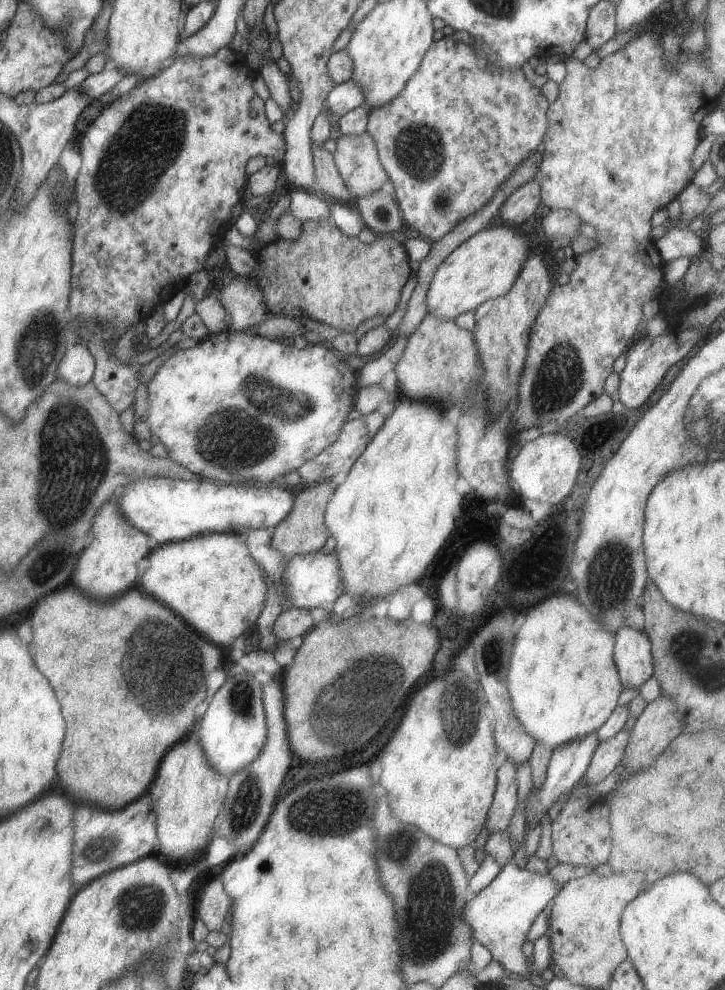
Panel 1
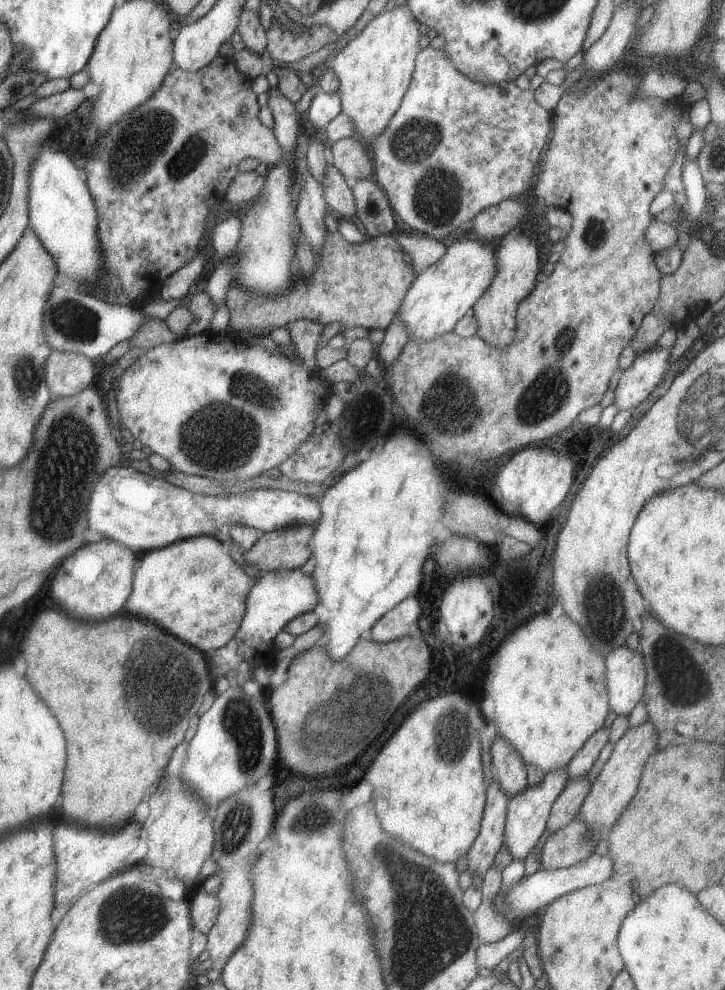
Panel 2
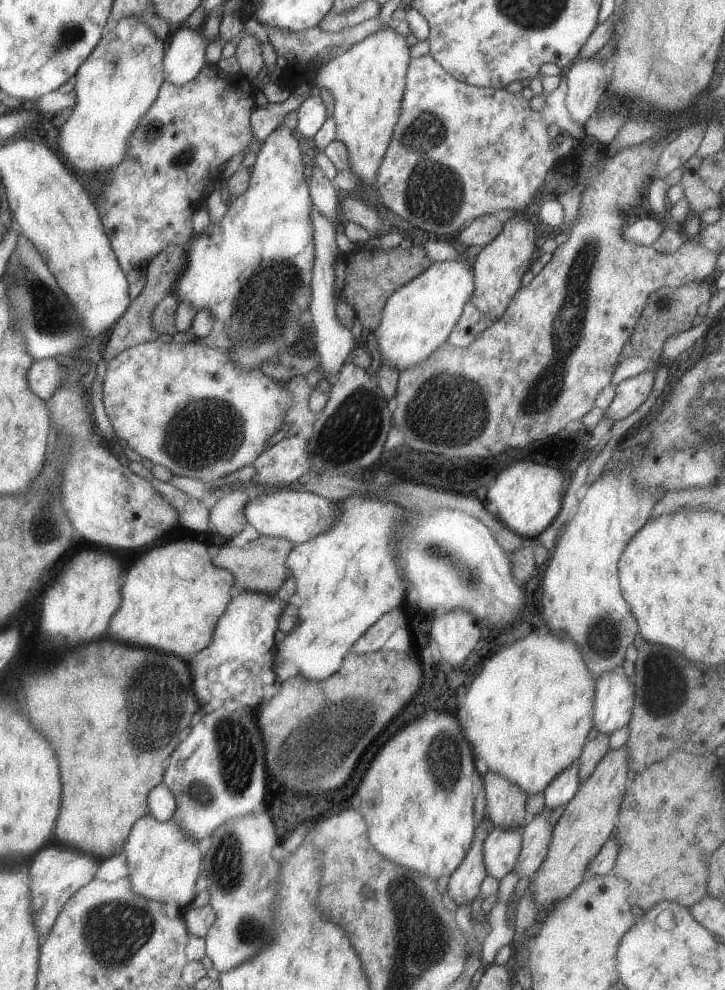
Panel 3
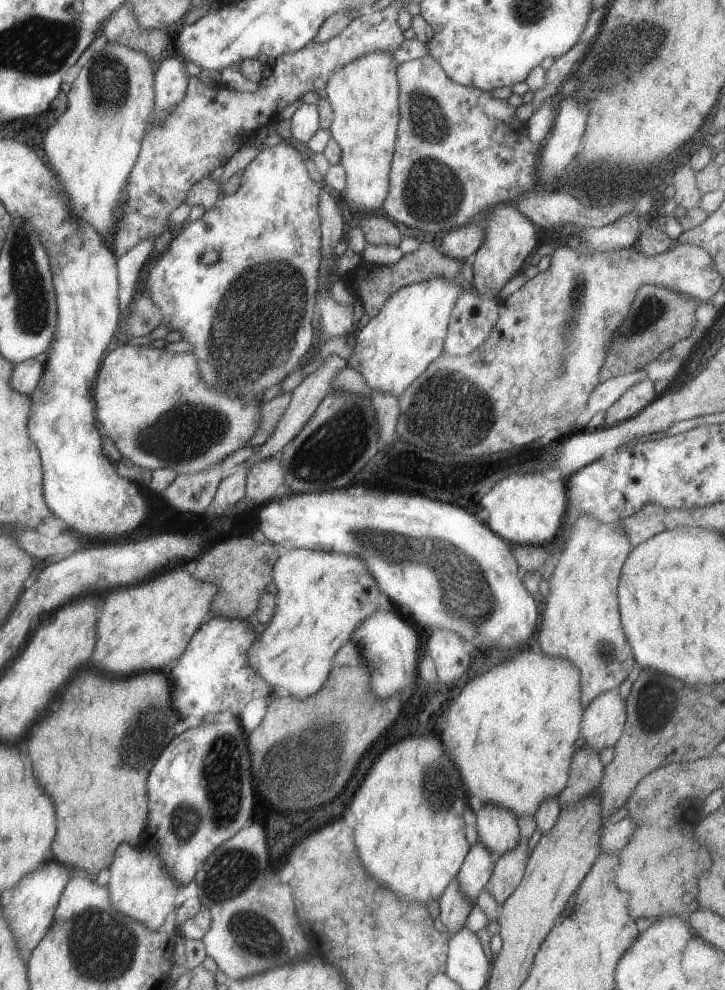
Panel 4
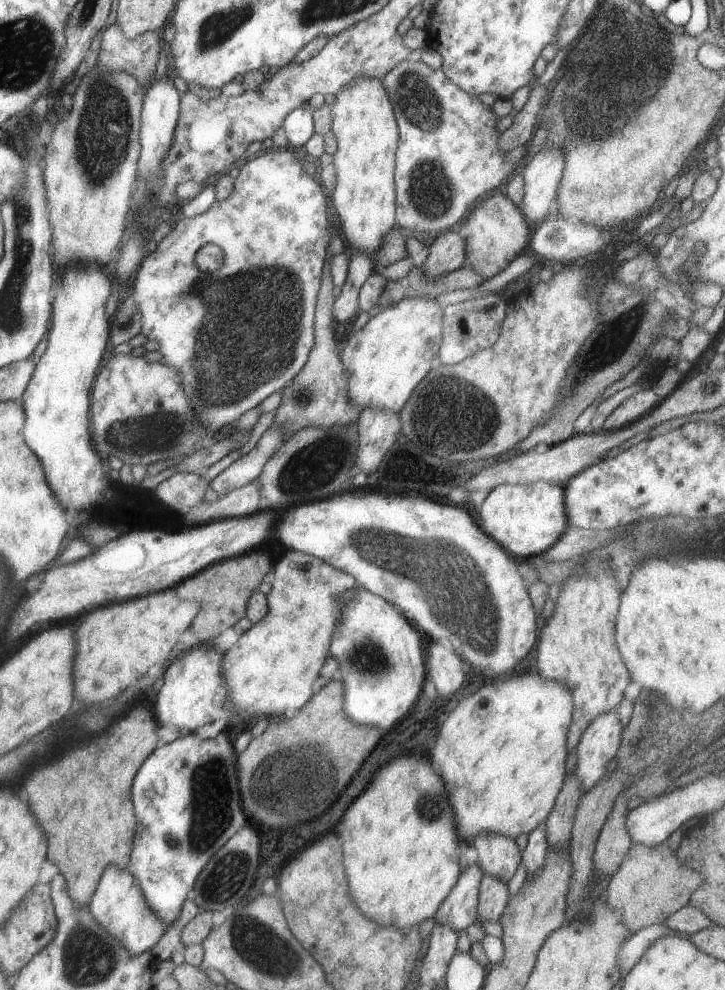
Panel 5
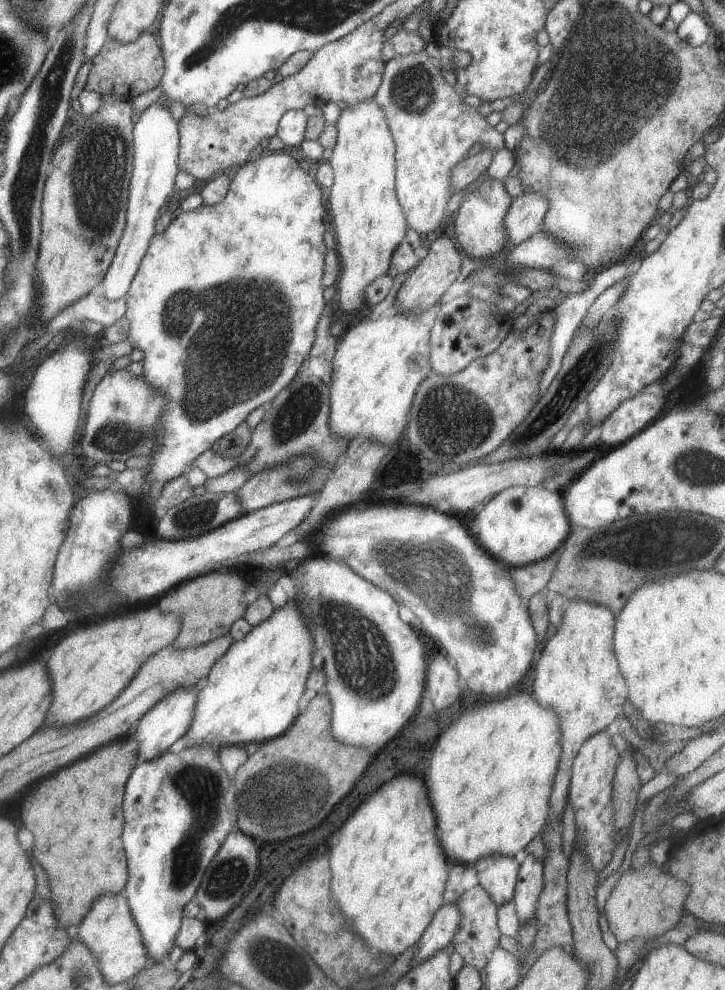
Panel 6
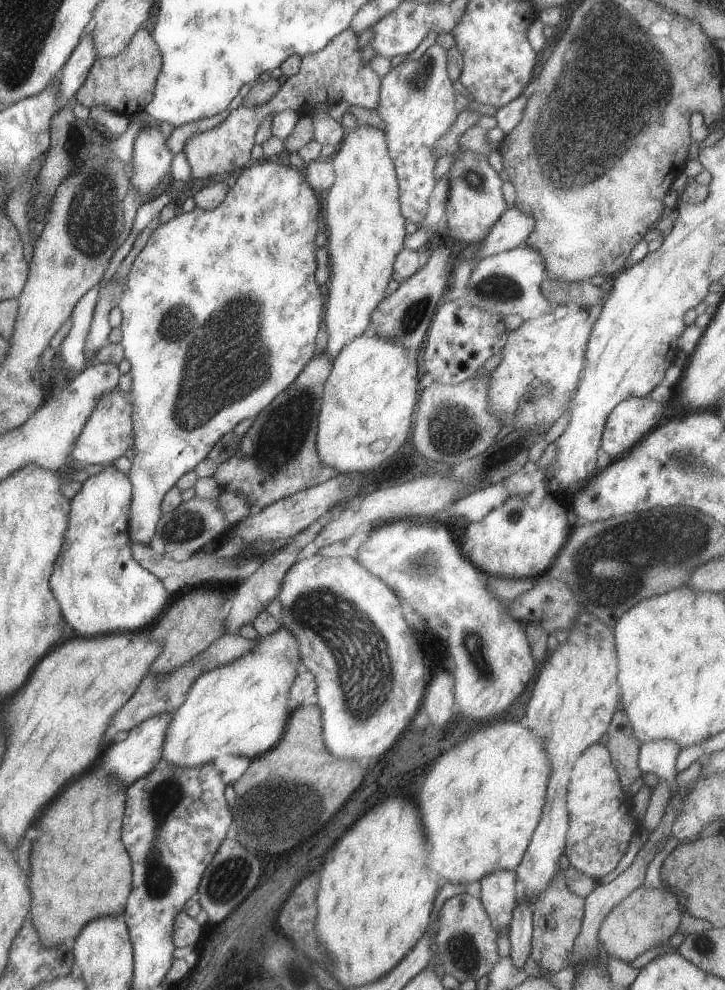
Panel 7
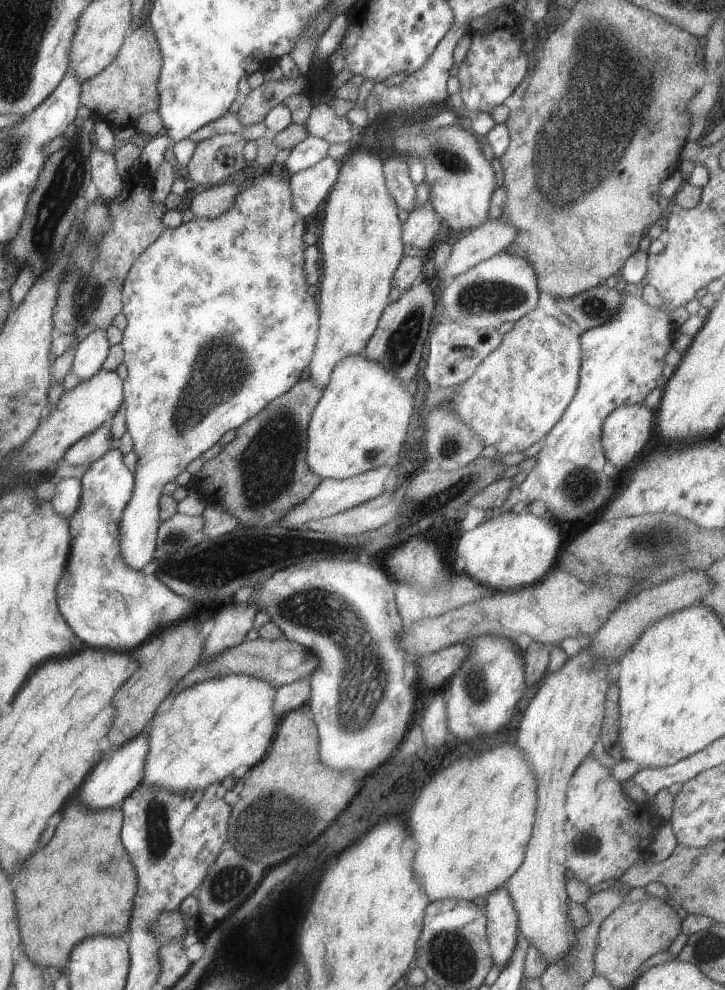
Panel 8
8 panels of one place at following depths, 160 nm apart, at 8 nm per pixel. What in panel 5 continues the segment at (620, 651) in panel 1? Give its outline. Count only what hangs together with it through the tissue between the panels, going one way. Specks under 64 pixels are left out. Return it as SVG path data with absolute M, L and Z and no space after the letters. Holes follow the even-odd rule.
M617 708L594 717L577 744L575 772L585 792L607 773L608 762L615 758L625 732Z

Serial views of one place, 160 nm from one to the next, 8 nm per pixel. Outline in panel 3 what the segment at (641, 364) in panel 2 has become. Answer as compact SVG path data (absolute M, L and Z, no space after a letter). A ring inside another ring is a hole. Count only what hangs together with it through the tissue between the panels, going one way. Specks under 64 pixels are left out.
M648 369L615 385L616 396L605 414L614 422L632 414L650 396L654 375L655 372Z

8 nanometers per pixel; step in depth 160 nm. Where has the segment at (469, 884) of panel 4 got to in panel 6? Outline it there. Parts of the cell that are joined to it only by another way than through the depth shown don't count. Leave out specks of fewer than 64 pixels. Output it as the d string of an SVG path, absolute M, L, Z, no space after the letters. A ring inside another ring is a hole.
M457 901L444 903L422 933L412 967L426 960L440 949L447 948L461 925L461 912Z

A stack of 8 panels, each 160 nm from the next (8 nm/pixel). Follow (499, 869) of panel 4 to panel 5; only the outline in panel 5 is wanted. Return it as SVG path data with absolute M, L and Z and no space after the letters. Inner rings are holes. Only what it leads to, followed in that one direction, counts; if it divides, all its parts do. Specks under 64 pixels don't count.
M486 873L479 886L478 918L476 923L499 920L509 901L508 883L497 876Z

